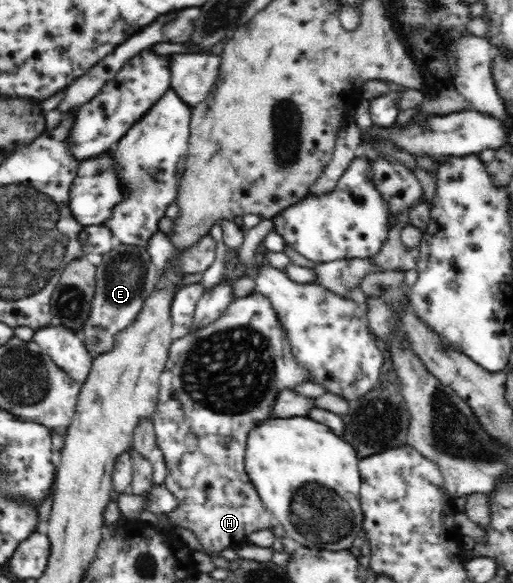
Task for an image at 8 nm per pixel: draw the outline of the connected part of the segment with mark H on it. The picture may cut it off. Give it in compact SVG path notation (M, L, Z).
M254 292L242 298L234 298L216 322L208 324L206 328L198 328L196 331L190 331L186 336L176 340L170 346L166 366L159 376L159 399L151 421L154 432L156 433L157 451L163 455L164 461L166 461L166 469L168 469L164 486L178 499L178 508L176 508L175 511L168 512L166 516L170 518L174 526L182 526L182 528L192 530L200 541L202 552L207 553L209 556L219 555L219 553L222 552L222 550L226 550L226 548L242 546L242 541L246 540L249 534L278 526L278 520L276 520L276 517L271 516L270 512L267 512L266 506L260 501L260 495L258 491L255 490L246 472L246 465L244 465L246 440L248 440L248 434L250 434L250 430L252 430L254 426L262 421L268 420L268 418L274 417L272 416L272 408L274 408L276 394L280 394L282 390L292 391L294 386L304 384L304 382L310 382L310 380L312 380L310 371L308 371L306 367L296 364L294 360L294 355L291 353L290 342L287 341L287 335L283 332L282 326L280 326L276 310L270 305L268 297L258 292Z

